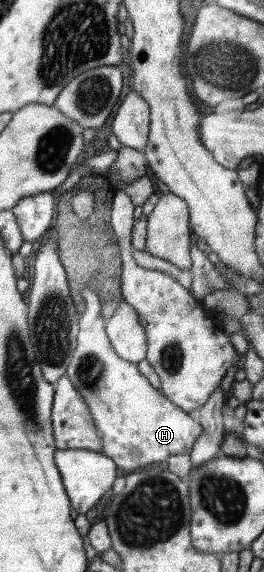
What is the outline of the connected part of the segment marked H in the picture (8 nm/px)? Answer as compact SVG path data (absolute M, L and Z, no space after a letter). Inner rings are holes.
M85 288L81 294L85 300L86 309L79 319L76 347L66 374L75 390L79 390L79 395L95 420L98 436L102 439L102 453L115 461L118 468L128 473L142 469L153 462L164 465L169 456L190 454L197 438L202 434L201 423L170 402L160 390L151 386L148 379L139 373L138 364L123 360L115 352L105 330L107 324L102 316L99 296L89 288Z

